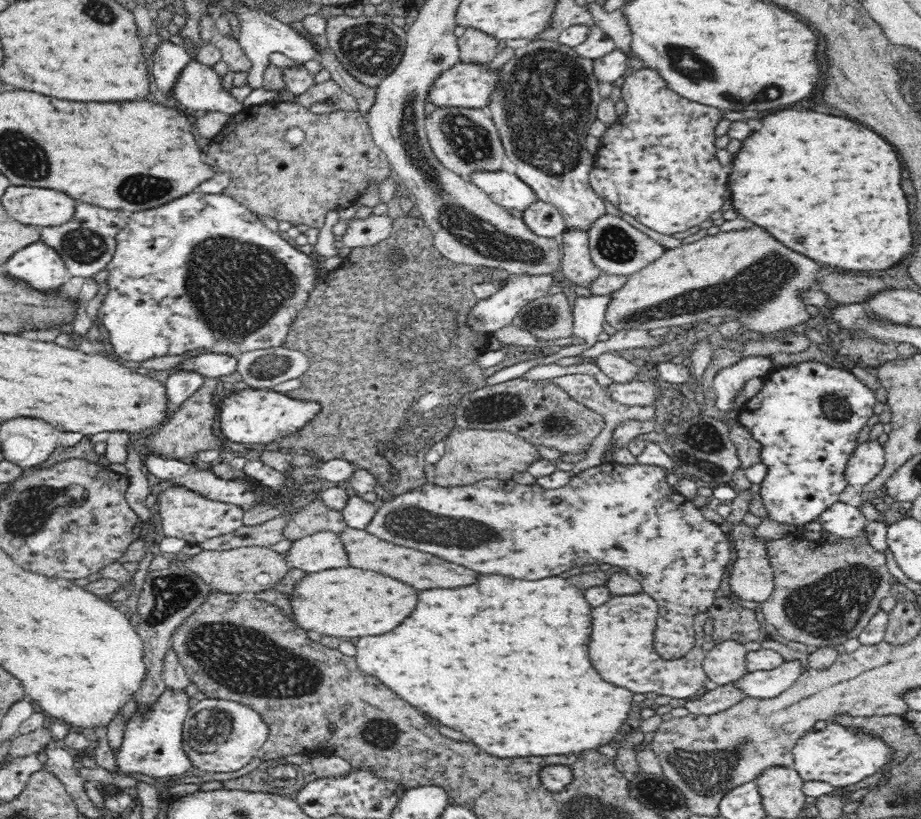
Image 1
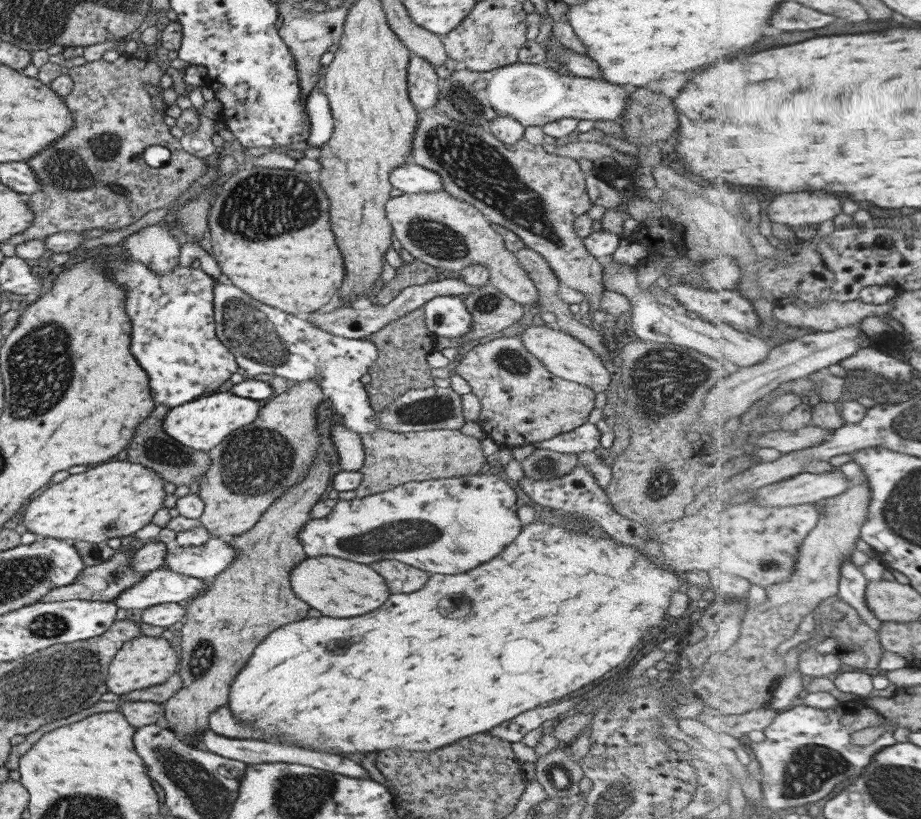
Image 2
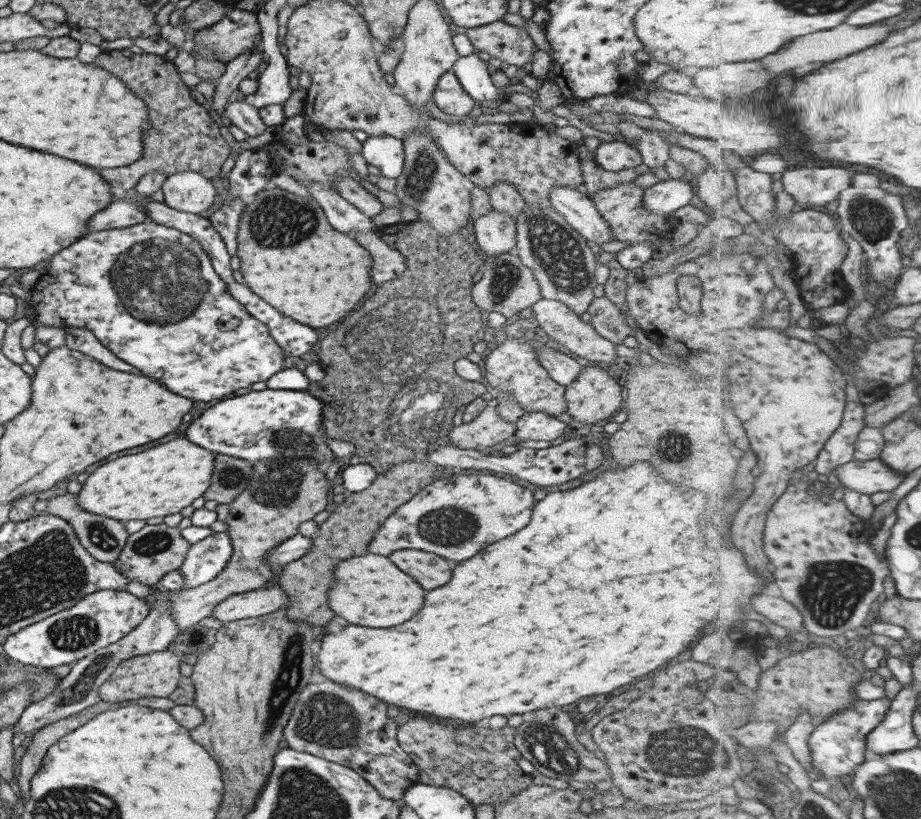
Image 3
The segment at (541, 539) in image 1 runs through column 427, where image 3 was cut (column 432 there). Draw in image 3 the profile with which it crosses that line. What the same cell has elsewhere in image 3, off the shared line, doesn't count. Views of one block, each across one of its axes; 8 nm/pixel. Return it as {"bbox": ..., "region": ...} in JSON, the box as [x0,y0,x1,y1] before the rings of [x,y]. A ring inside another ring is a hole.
{"bbox":[368,474,536,560],"region":[[[489,474],[455,475],[448,478],[438,478],[434,482],[420,489],[408,500],[396,508],[380,526],[374,539],[370,540],[368,550],[374,554],[384,554],[388,556],[390,552],[404,549],[426,550],[438,554],[448,560],[468,560],[476,556],[480,550],[498,542],[502,538],[508,538],[522,530],[531,520],[533,508],[536,501],[534,500],[534,491],[517,484],[516,481],[510,481],[506,477],[498,477]]]}

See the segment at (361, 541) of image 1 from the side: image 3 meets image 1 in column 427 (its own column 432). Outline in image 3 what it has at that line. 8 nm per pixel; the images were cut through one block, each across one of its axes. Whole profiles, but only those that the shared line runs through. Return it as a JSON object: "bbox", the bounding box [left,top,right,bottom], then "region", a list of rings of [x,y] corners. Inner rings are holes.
{"bbox":[388,549,456,590],"region":[[[404,549],[392,552],[388,558],[396,562],[400,570],[416,578],[424,590],[434,590],[444,586],[452,578],[452,570],[456,562],[424,550]]]}

